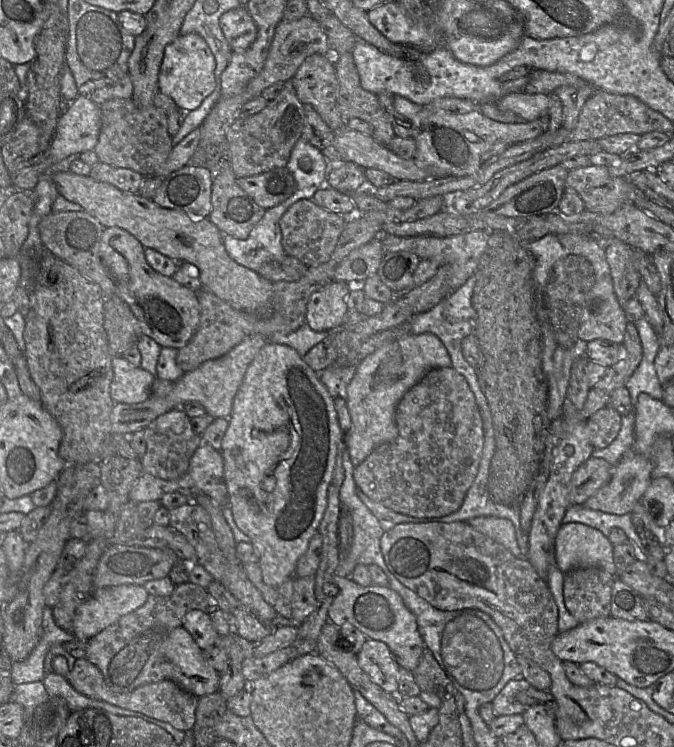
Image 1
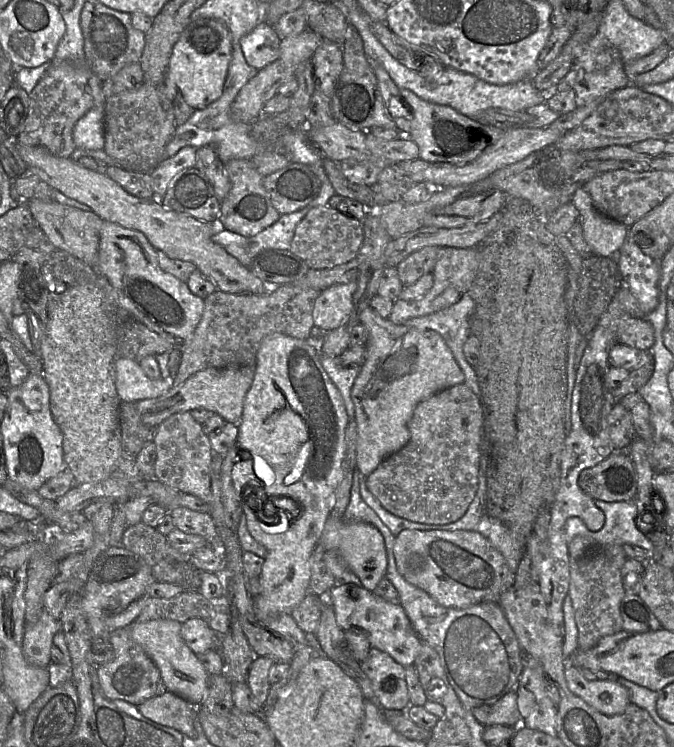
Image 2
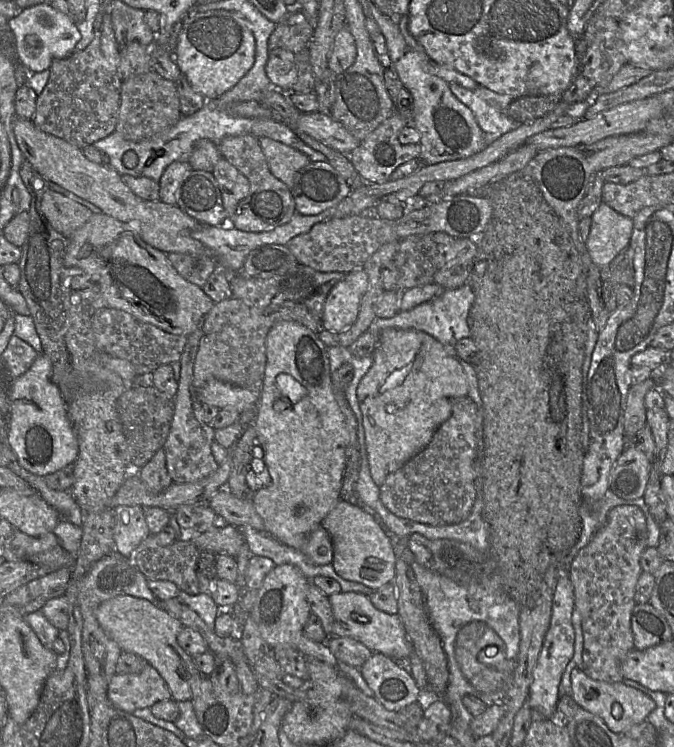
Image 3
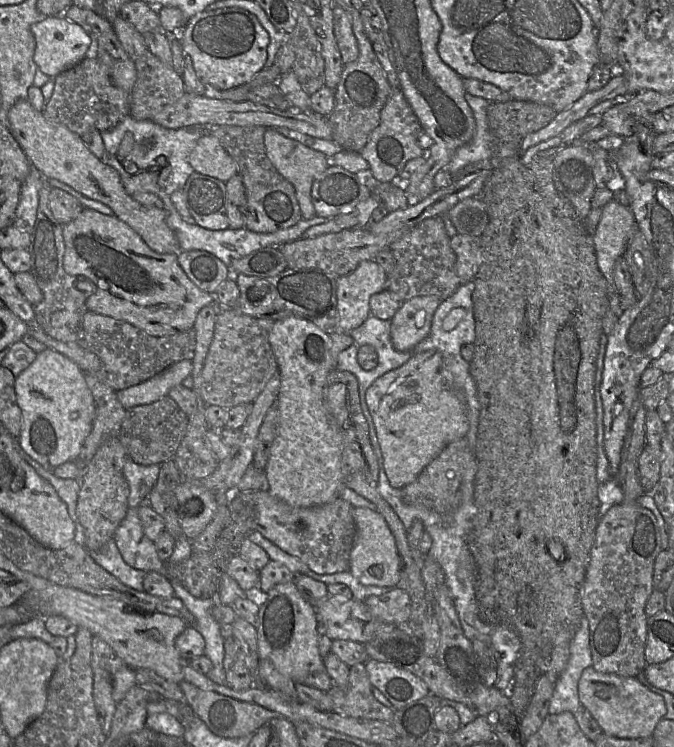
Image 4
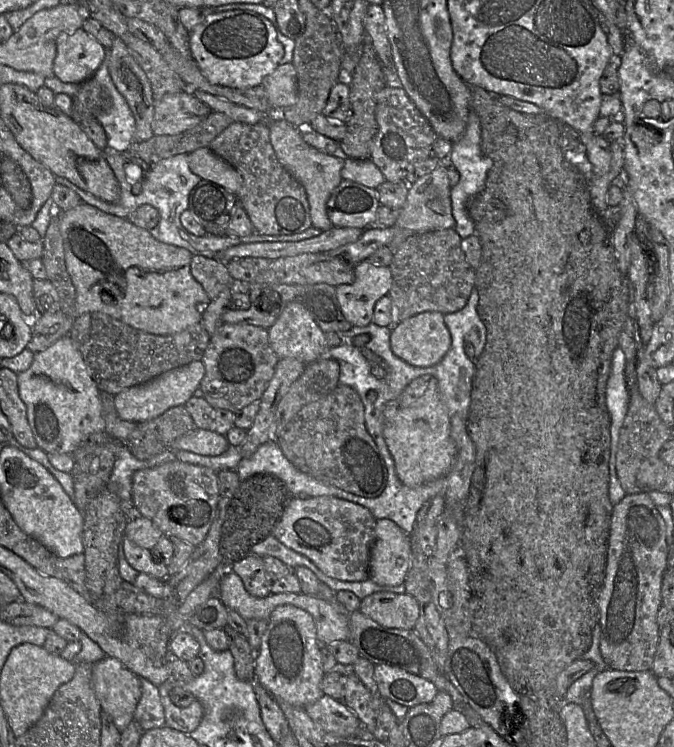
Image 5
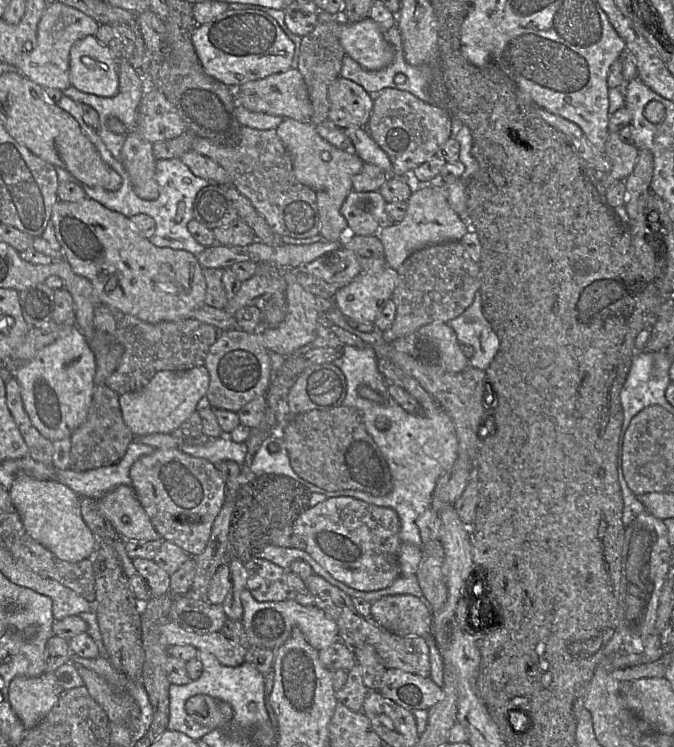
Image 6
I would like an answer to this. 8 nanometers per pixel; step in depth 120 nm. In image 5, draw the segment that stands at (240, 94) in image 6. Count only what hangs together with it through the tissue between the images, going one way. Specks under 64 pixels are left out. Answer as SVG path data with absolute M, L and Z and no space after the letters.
M292 62L280 64L260 84L274 109L279 111L297 102L297 72Z

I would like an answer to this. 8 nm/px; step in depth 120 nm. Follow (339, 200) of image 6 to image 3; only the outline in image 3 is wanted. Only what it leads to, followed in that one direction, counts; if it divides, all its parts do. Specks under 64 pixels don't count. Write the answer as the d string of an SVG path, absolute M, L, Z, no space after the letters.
M268 137L259 141L272 174L292 189L296 174L311 161L309 156Z

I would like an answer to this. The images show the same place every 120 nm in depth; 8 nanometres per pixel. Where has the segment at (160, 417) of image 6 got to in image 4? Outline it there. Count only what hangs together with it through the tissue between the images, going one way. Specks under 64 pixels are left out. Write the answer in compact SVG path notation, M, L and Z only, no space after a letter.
M191 360L177 362L142 383L118 391L117 398L126 410L151 404L168 396L173 387L182 384L185 378L191 376L192 369Z

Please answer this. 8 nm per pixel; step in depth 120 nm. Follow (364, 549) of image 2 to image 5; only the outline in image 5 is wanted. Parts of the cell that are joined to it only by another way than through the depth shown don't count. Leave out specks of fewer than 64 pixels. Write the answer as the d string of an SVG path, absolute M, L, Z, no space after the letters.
M376 520L375 539L370 551L369 579L379 585L404 584L412 562L409 534L392 520Z

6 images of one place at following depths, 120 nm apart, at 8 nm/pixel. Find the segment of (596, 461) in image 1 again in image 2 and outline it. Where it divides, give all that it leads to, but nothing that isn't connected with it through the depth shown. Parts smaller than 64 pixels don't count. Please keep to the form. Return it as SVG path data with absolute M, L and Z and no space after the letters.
M627 451L614 452L597 465L584 469L578 484L593 500L634 501L638 482L633 459Z

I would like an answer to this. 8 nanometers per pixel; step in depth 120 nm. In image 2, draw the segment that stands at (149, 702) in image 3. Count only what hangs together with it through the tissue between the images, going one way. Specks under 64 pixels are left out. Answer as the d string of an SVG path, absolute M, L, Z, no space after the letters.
M130 626L115 630L108 641L114 649L114 658L97 666L99 683L108 699L122 700L138 706L168 691L158 667L143 648L131 638Z

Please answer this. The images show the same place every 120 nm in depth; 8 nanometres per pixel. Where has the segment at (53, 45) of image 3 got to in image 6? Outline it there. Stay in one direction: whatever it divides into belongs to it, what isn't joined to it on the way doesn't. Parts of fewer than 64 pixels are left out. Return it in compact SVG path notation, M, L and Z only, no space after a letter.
M95 36L78 40L70 49L69 80L82 92L113 97L119 89L117 58Z

